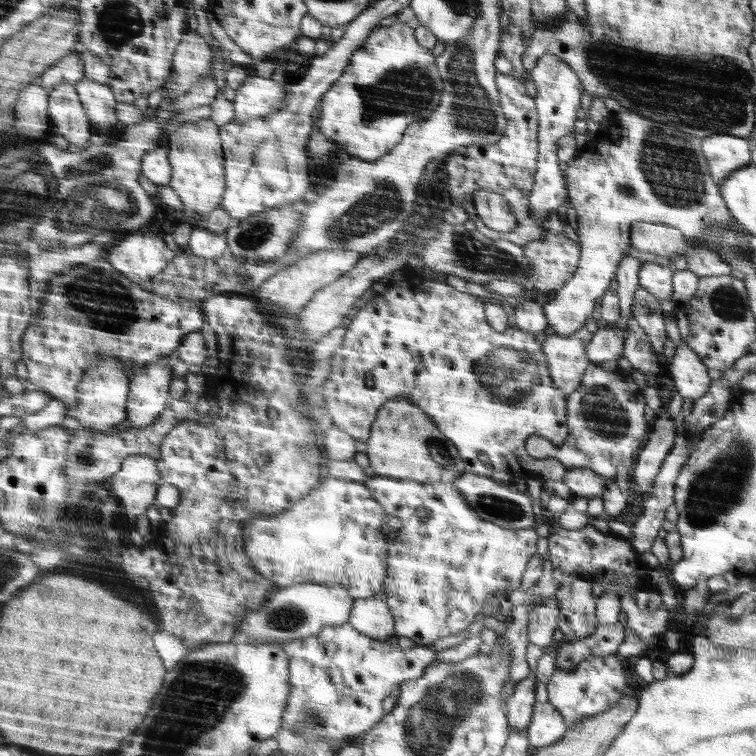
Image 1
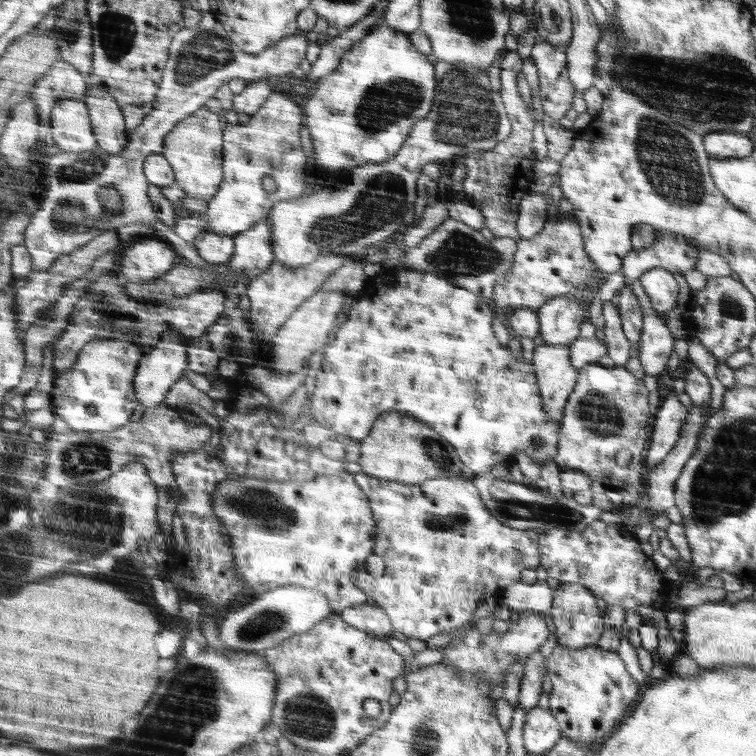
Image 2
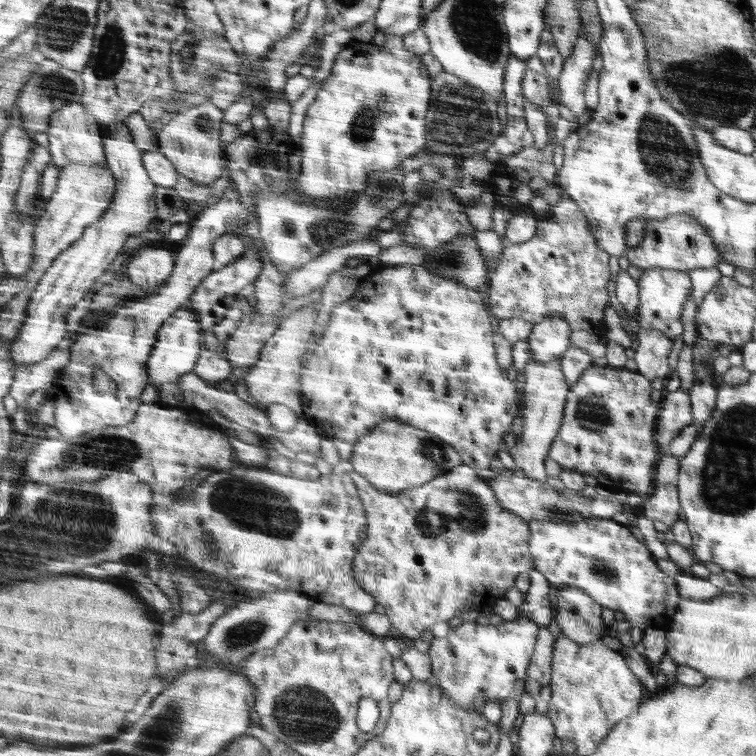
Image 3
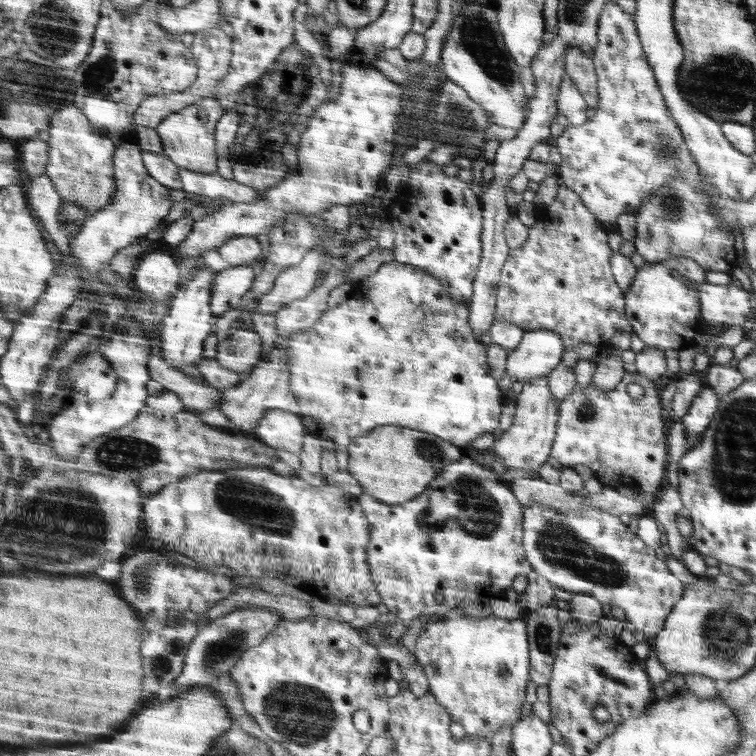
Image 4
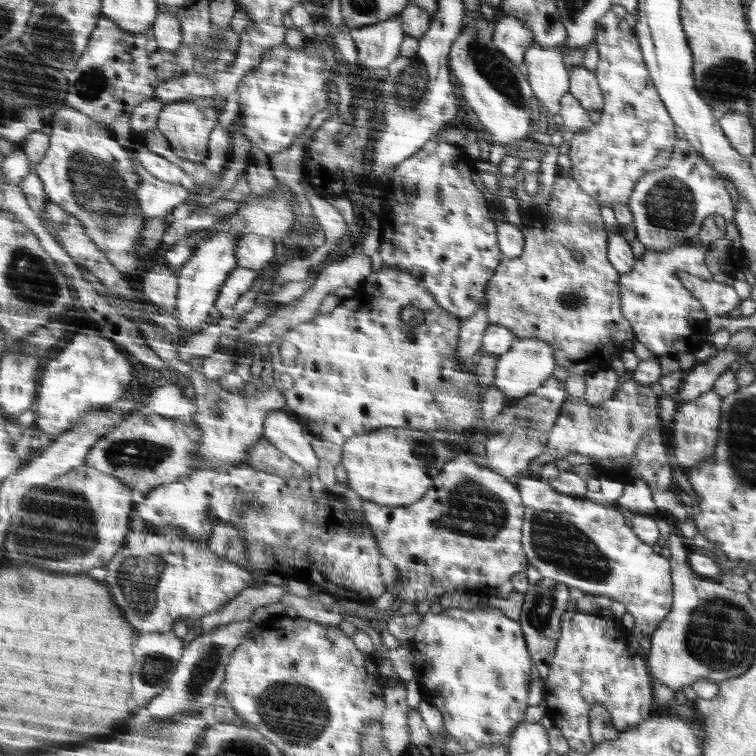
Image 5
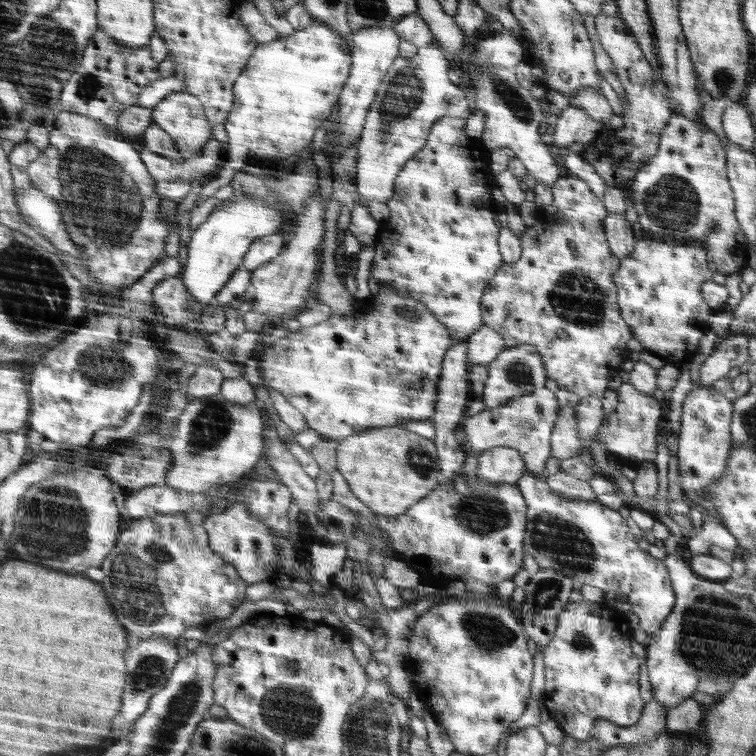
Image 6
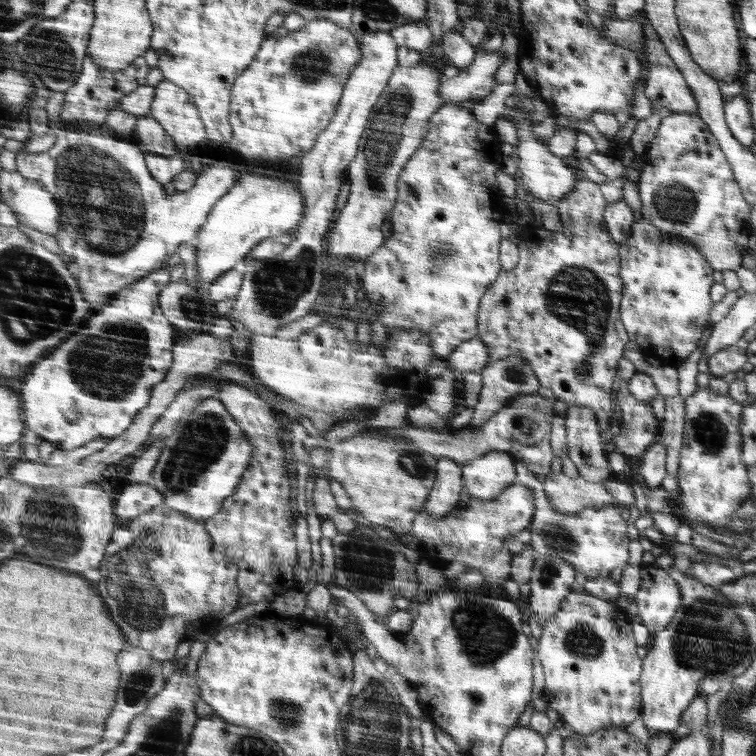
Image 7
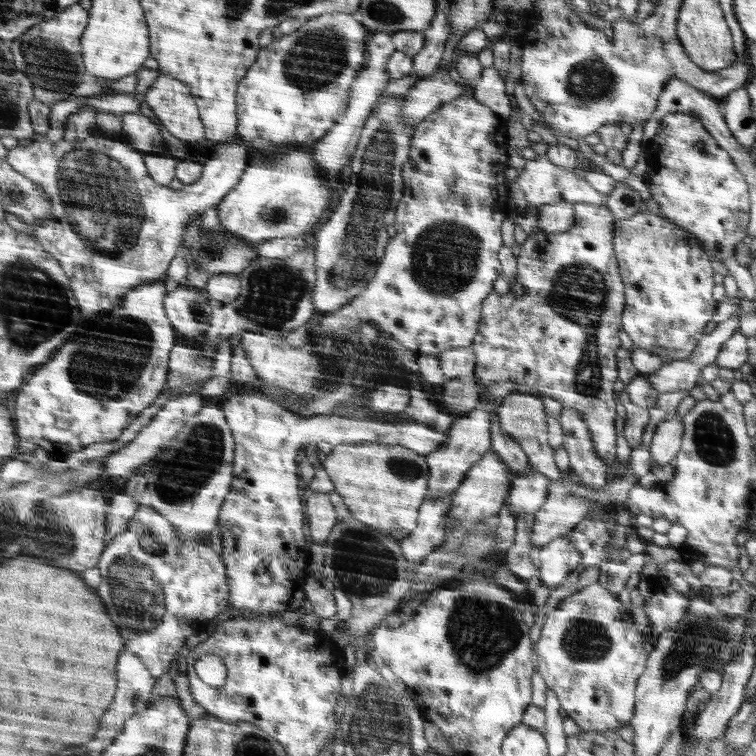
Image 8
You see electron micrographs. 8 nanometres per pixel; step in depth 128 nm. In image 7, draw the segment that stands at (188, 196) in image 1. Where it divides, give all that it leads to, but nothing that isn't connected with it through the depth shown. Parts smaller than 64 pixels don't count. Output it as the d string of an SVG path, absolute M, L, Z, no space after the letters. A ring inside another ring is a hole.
M165 80L156 86L151 116L156 118L177 144L200 144L206 138L195 97L182 86Z

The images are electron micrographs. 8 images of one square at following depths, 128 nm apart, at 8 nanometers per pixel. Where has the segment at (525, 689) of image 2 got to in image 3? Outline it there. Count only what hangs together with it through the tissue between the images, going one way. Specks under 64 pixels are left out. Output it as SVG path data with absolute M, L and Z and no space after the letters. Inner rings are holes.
M538 626L538 637L536 637L536 645L535 645L535 652L532 655L531 662L527 668L527 679L529 680L526 683L526 689L529 696L534 698L539 698L542 688L548 686L550 679L551 679L551 672L552 672L552 661L553 661L553 645L556 642L556 639L552 634L549 632L548 628Z

